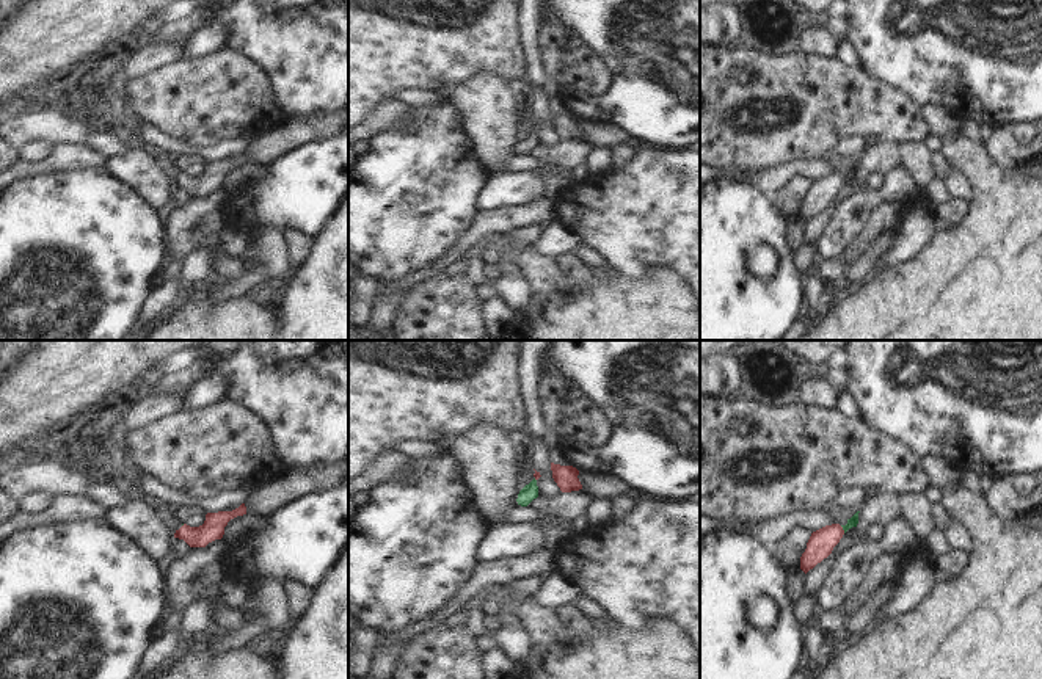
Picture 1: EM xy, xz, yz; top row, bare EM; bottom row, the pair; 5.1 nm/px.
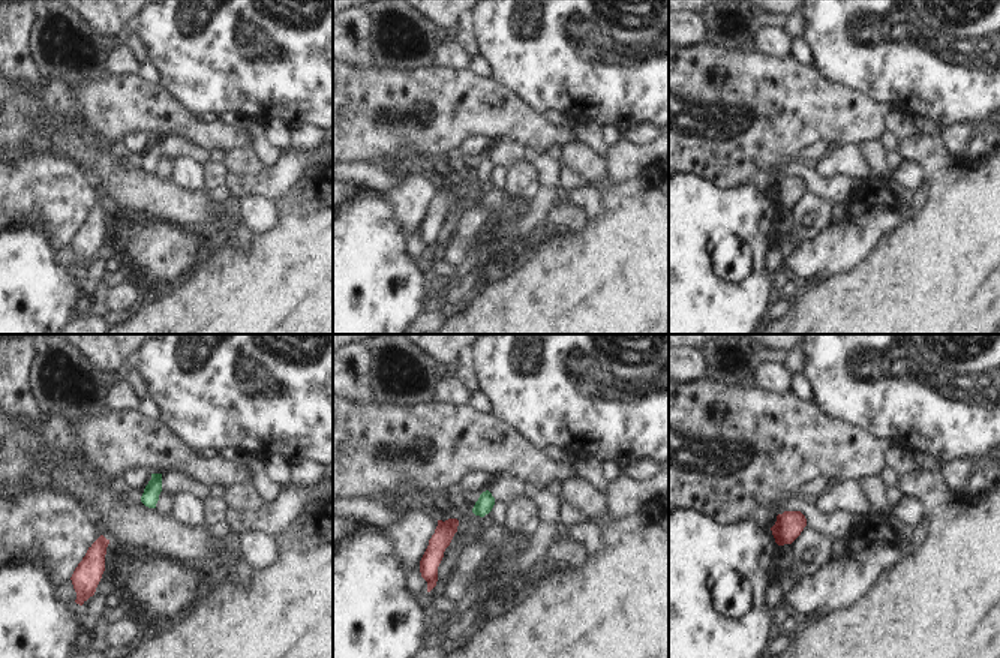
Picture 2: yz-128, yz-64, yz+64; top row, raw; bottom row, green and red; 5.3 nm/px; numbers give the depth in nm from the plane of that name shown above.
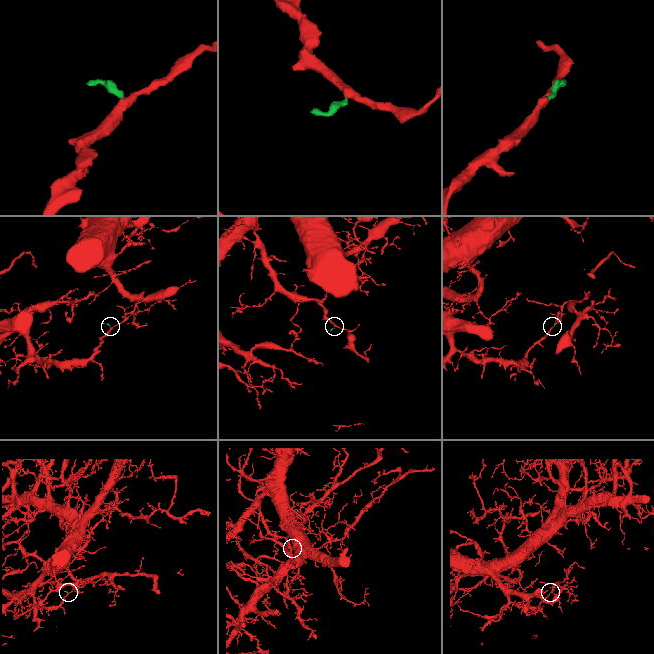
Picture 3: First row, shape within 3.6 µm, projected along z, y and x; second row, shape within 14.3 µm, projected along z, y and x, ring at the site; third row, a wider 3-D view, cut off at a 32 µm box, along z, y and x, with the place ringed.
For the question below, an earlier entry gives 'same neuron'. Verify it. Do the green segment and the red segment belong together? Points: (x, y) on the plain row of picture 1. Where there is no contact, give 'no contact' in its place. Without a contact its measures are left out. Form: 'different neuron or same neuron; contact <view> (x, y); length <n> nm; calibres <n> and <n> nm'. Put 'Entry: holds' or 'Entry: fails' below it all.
same neuron; contact yz (843, 177); length 50 nm; calibres 50 and 140 nm
Entry: holds

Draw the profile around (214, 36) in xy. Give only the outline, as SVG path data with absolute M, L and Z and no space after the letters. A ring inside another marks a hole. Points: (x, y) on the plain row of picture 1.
M209 24L188 38L184 58L218 52L226 47L229 39L231 31L224 25Z

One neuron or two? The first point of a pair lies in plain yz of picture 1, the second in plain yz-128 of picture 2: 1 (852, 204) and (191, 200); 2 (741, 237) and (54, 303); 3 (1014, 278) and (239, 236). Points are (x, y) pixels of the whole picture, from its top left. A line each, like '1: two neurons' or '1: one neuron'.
1: two neurons
2: one neuron
3: two neurons

